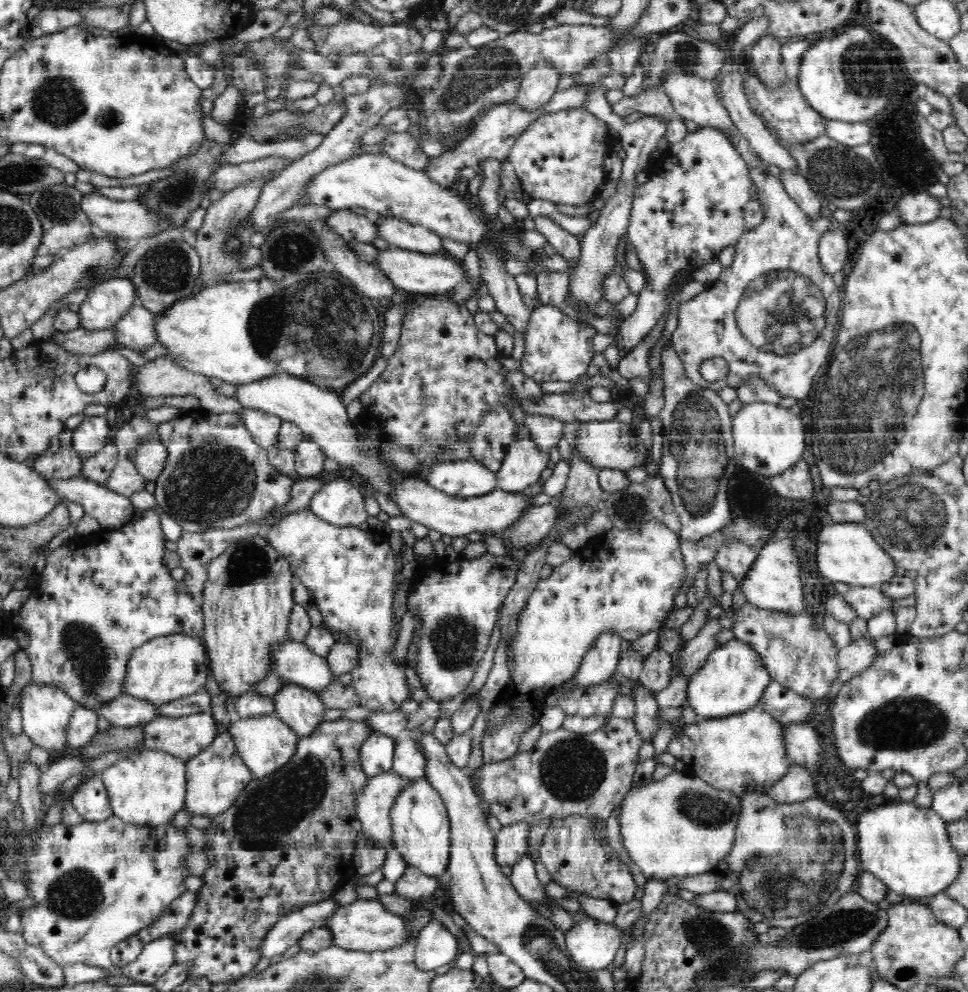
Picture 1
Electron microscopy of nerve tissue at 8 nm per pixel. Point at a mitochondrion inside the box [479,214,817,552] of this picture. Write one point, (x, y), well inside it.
(698, 481)

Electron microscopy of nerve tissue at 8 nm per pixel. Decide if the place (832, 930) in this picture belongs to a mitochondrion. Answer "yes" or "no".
yes

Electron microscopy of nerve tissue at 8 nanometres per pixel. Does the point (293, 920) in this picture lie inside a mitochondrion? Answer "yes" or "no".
no

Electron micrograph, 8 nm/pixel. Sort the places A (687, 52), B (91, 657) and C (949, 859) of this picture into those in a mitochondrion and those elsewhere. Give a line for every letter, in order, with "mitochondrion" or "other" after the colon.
A: mitochondrion
B: mitochondrion
C: other

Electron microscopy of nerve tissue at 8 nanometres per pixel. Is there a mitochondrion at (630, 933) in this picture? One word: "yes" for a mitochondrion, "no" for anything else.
no

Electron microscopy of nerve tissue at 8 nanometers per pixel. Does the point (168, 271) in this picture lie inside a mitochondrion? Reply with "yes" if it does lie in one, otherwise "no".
yes

